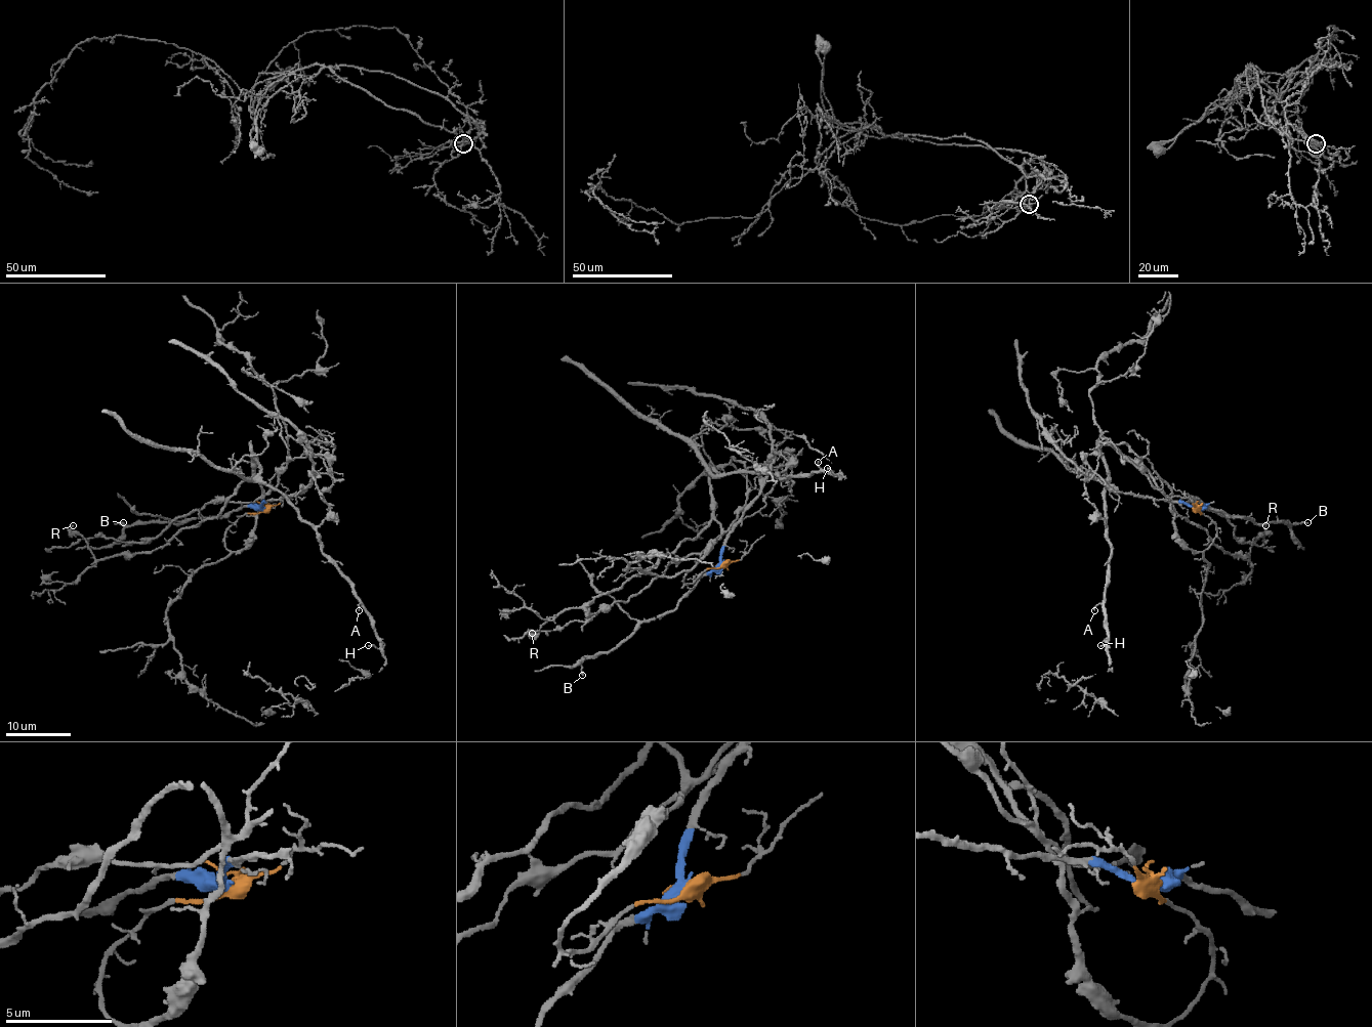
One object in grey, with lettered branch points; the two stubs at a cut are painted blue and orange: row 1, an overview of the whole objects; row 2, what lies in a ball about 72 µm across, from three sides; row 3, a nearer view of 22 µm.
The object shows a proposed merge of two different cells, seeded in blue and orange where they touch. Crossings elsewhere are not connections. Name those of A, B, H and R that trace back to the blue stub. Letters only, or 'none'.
B

